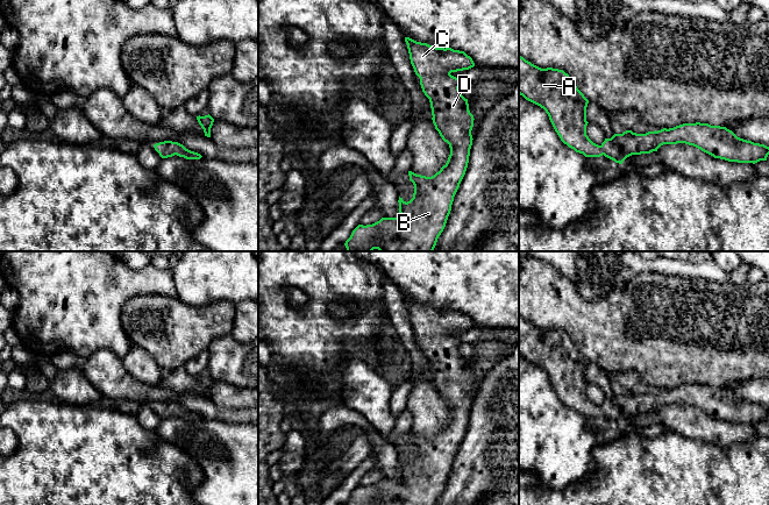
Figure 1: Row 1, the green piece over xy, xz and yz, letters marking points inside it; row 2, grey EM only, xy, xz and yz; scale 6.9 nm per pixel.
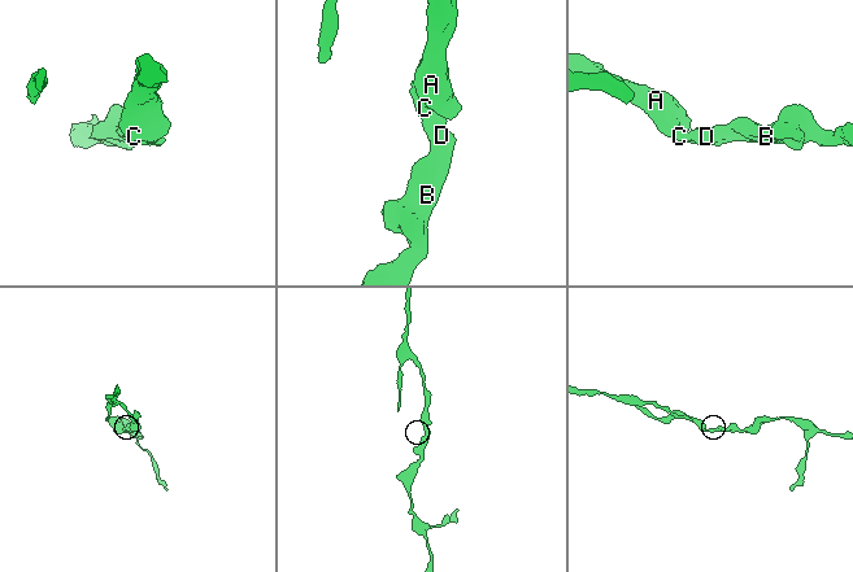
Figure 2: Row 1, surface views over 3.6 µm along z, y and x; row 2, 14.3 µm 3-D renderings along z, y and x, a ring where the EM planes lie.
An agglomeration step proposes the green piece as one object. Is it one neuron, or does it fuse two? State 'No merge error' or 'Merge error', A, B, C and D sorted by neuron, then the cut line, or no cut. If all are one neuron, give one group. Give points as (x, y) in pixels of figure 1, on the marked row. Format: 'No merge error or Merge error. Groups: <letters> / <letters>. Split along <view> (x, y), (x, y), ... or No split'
No merge error. Groups: A B C D. No split

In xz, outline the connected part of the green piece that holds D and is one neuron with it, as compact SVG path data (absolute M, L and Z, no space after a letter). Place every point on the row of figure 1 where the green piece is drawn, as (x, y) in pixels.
M405 37L405 42L411 64L420 78L422 92L429 99L435 129L449 144L450 155L441 170L432 177L408 171L410 180L414 185L414 193L407 202L399 197L400 216L382 218L366 226L358 225L344 243L347 251L372 251L373 249L379 251L433 251L446 227L454 197L468 168L475 119L469 111L468 99L458 90L462 81L450 73L469 70L475 66L475 63L464 51L436 48L410 37Z

